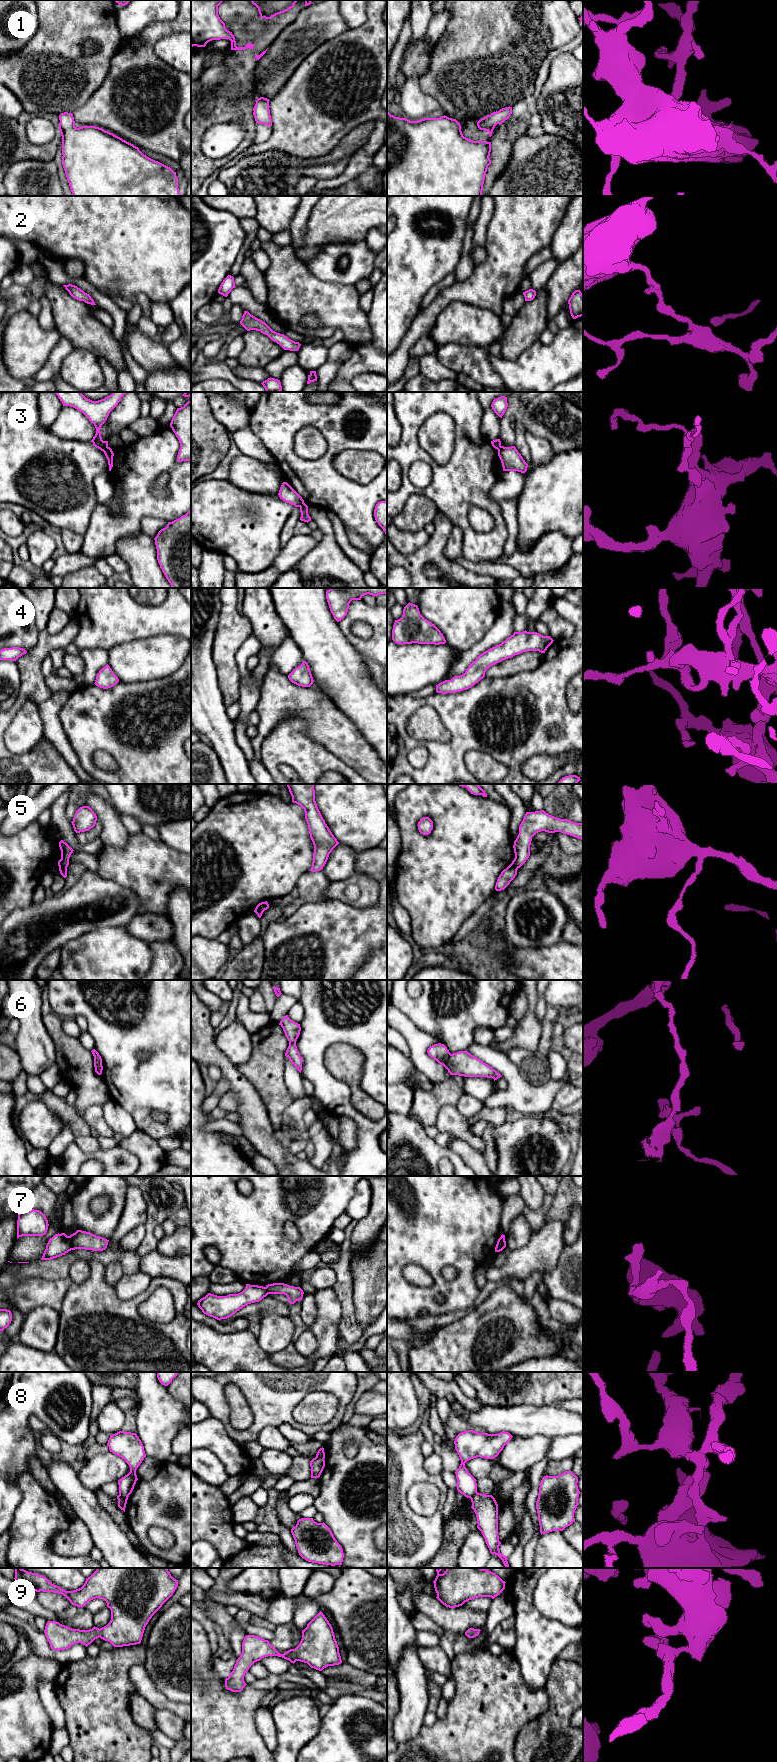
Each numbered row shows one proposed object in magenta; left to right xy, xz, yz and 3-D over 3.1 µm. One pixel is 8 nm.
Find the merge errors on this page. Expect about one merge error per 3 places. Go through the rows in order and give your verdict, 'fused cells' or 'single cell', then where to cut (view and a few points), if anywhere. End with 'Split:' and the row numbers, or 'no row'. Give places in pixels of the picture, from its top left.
1: single cell | no cut
2: single cell | no cut
3: fused cells | xy (107, 446), (103, 451)
4: single cell | no cut
5: fused cells | xy (59, 866), (66, 868)
6: fused cells | yz (451, 1054), (443, 1065)
7: fused cells | xy (68, 1236), (71, 1249)
8: fused cells | xy (119, 1494), (127, 1498)
9: single cell | no cut
Split: 3, 5, 6, 7, 8

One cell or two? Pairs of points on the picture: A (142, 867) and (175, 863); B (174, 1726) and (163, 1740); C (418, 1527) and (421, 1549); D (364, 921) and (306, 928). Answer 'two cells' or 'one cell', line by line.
A: one cell
B: two cells
C: one cell
D: one cell

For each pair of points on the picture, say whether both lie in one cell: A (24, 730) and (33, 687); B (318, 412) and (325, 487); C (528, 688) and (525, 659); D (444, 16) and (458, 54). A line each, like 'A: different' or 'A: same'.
A: different
B: same
C: different
D: different

